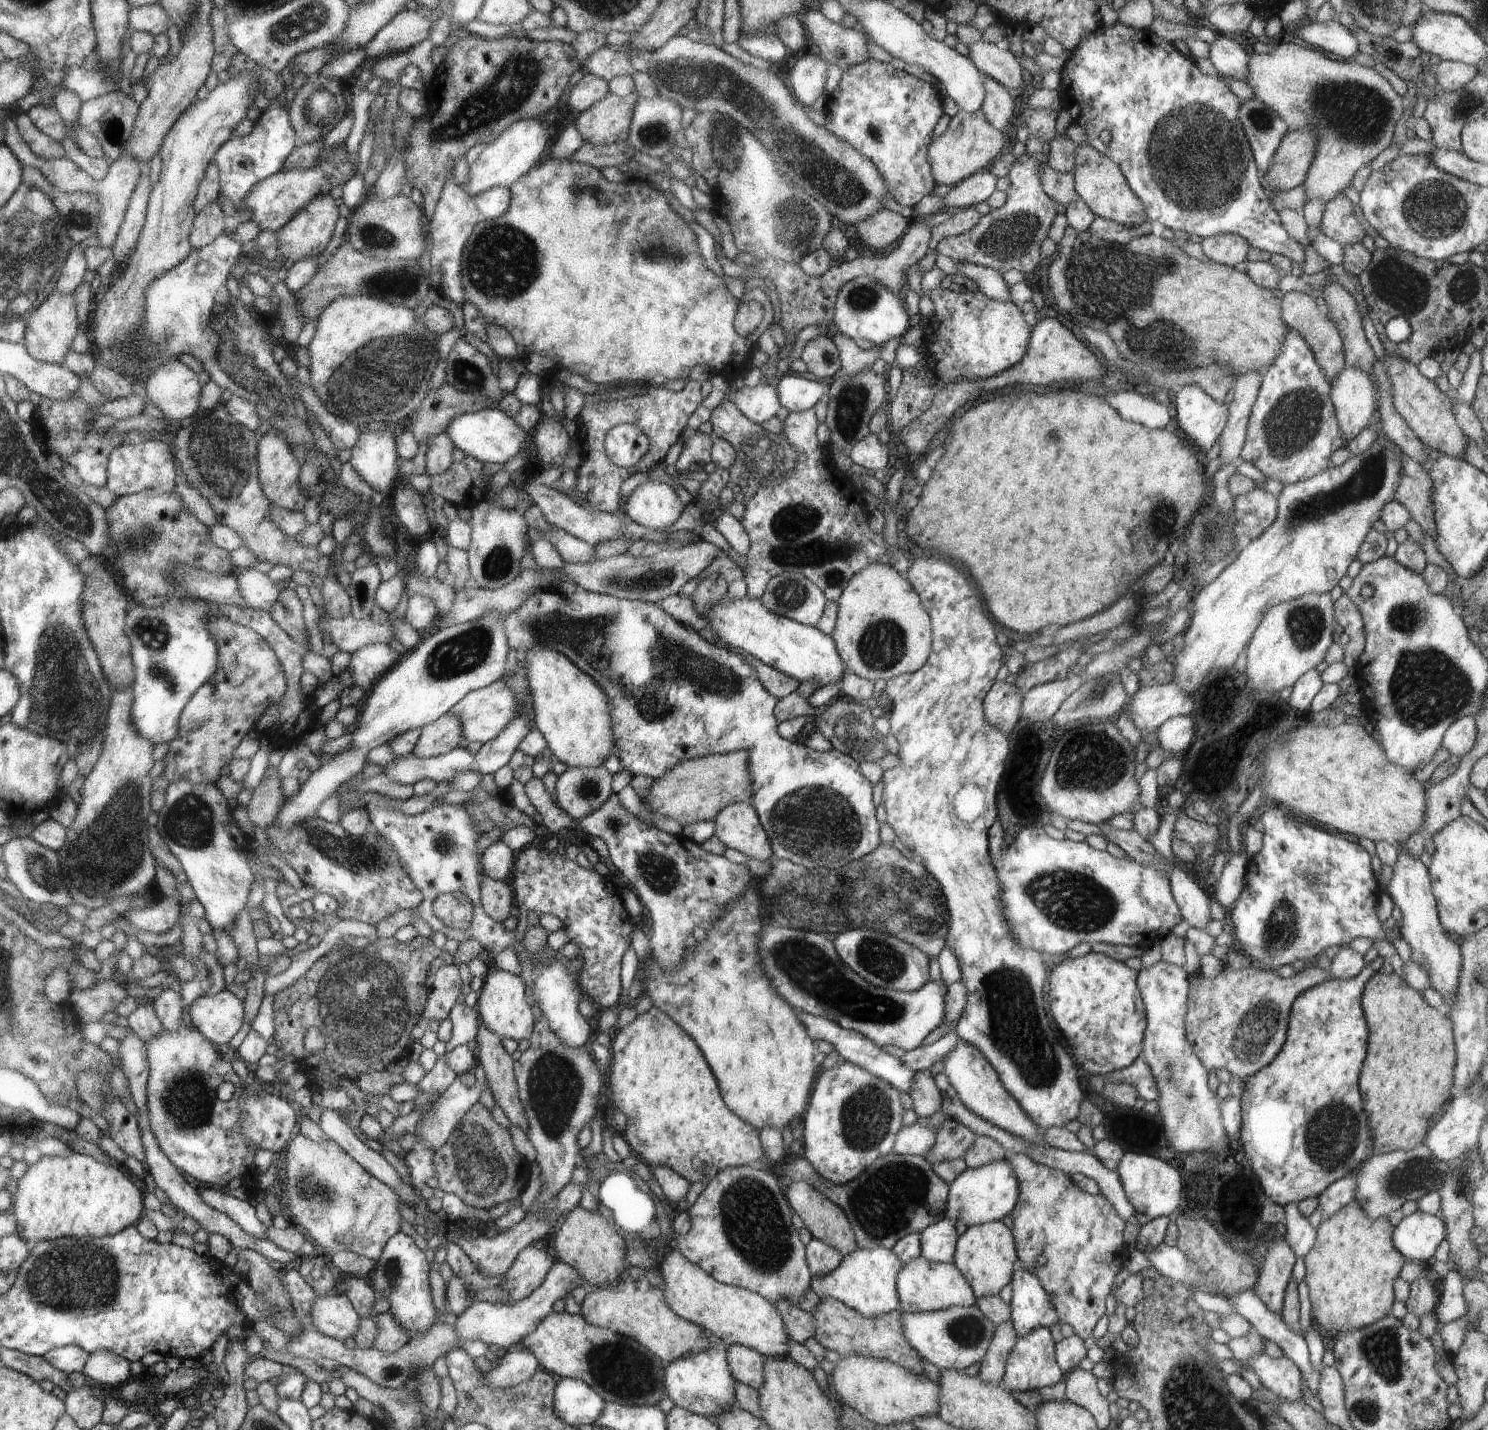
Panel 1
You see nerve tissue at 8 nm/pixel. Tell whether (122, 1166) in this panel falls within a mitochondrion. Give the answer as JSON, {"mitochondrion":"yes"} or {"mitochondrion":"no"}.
{"mitochondrion":"no"}

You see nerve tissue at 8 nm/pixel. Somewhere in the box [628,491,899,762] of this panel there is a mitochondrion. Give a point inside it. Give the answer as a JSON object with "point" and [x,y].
{"point":[790,526]}

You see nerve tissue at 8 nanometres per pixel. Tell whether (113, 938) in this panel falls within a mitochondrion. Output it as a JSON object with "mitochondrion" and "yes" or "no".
{"mitochondrion":"no"}

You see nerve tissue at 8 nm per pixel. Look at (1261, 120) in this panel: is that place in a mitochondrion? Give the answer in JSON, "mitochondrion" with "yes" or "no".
{"mitochondrion":"yes"}

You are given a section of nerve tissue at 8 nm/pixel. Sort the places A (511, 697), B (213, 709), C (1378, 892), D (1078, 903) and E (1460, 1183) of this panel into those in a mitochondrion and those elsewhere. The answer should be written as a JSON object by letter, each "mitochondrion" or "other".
{"A":"other","B":"other","C":"other","D":"mitochondrion","E":"mitochondrion"}

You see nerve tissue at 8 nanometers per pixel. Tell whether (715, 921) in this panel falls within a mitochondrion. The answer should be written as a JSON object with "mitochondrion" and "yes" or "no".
{"mitochondrion":"no"}

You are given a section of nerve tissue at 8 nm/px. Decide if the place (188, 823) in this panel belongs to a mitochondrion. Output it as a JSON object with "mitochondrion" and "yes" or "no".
{"mitochondrion":"yes"}

